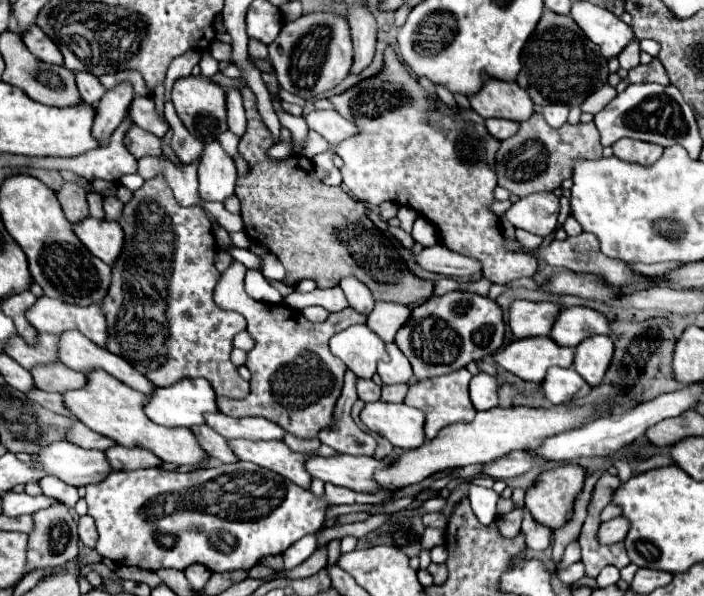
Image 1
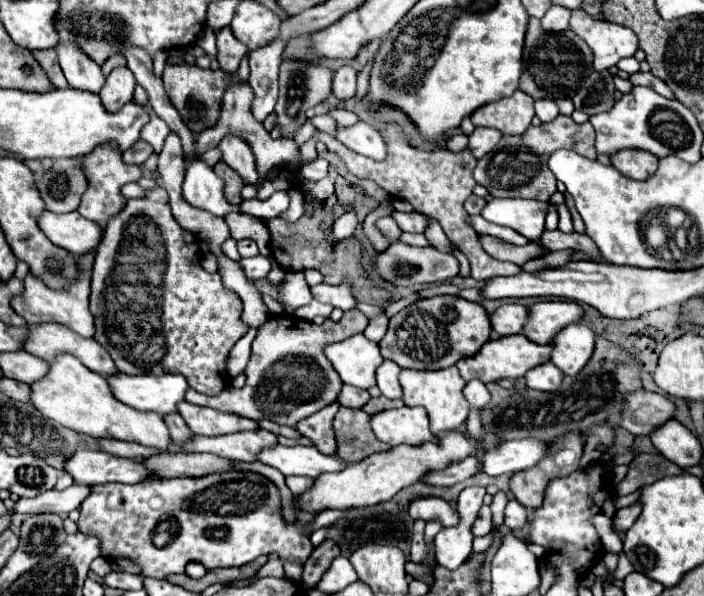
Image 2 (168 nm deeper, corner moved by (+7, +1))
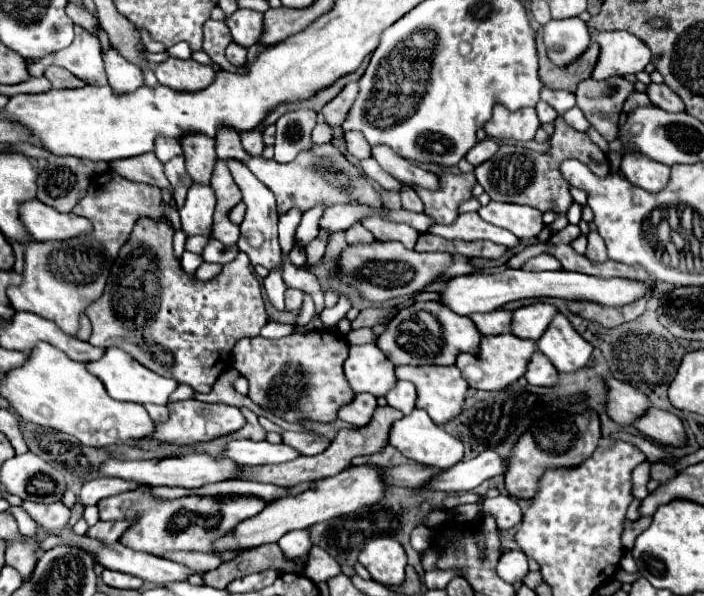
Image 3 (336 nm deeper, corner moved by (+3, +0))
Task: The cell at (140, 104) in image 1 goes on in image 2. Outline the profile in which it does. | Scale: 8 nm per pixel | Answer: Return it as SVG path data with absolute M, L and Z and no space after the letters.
M146 106L146 108L148 108L148 112L152 112L152 120L142 128L142 140L146 140L154 148L154 152L158 154L162 150L162 146L164 146L166 136L170 134L170 128L164 124L164 120L160 120L154 114L154 110L150 106Z

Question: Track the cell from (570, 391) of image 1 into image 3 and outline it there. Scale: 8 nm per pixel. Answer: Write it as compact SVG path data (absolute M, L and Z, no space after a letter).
M536 351L528 363L528 371L526 371L526 381L530 385L538 385L538 387L548 387L548 385L556 385L558 381L558 371L556 367L548 361L548 357L544 357L540 351Z

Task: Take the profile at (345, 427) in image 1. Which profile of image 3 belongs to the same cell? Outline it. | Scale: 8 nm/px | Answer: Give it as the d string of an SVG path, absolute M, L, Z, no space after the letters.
M284 431L282 439L302 455L318 455L330 445L330 439L316 431Z

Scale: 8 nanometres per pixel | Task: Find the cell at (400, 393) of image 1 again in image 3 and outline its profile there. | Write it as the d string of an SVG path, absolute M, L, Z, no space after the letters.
M390 405L386 407L376 407L376 413L372 415L372 421L360 429L340 429L336 439L330 443L330 447L314 457L300 457L294 459L290 463L282 463L282 465L242 465L244 469L248 469L248 473L252 473L252 481L260 481L260 483L274 483L274 485L284 485L284 487L294 487L300 485L304 481L316 481L316 479L324 479L330 475L340 473L342 469L346 469L350 465L350 459L358 457L358 455L372 455L376 451L380 451L386 443L388 443L388 431L390 425L400 419L404 413L400 413L398 409L392 409Z

